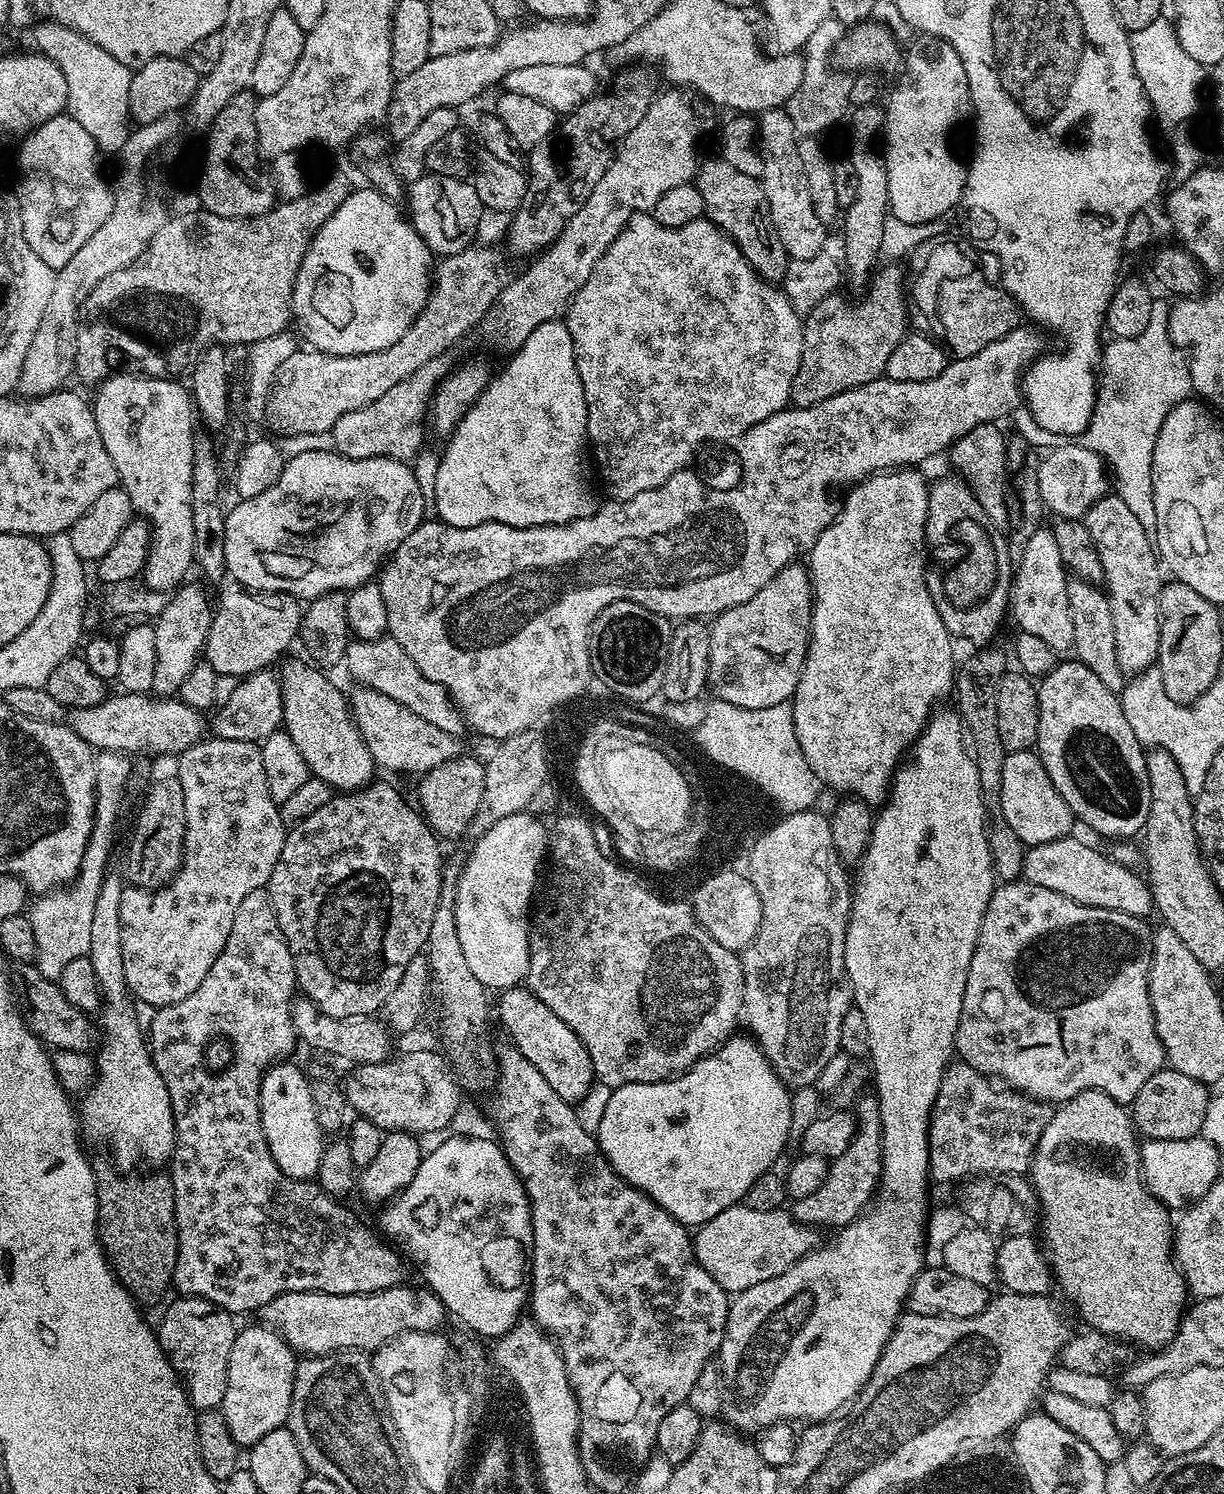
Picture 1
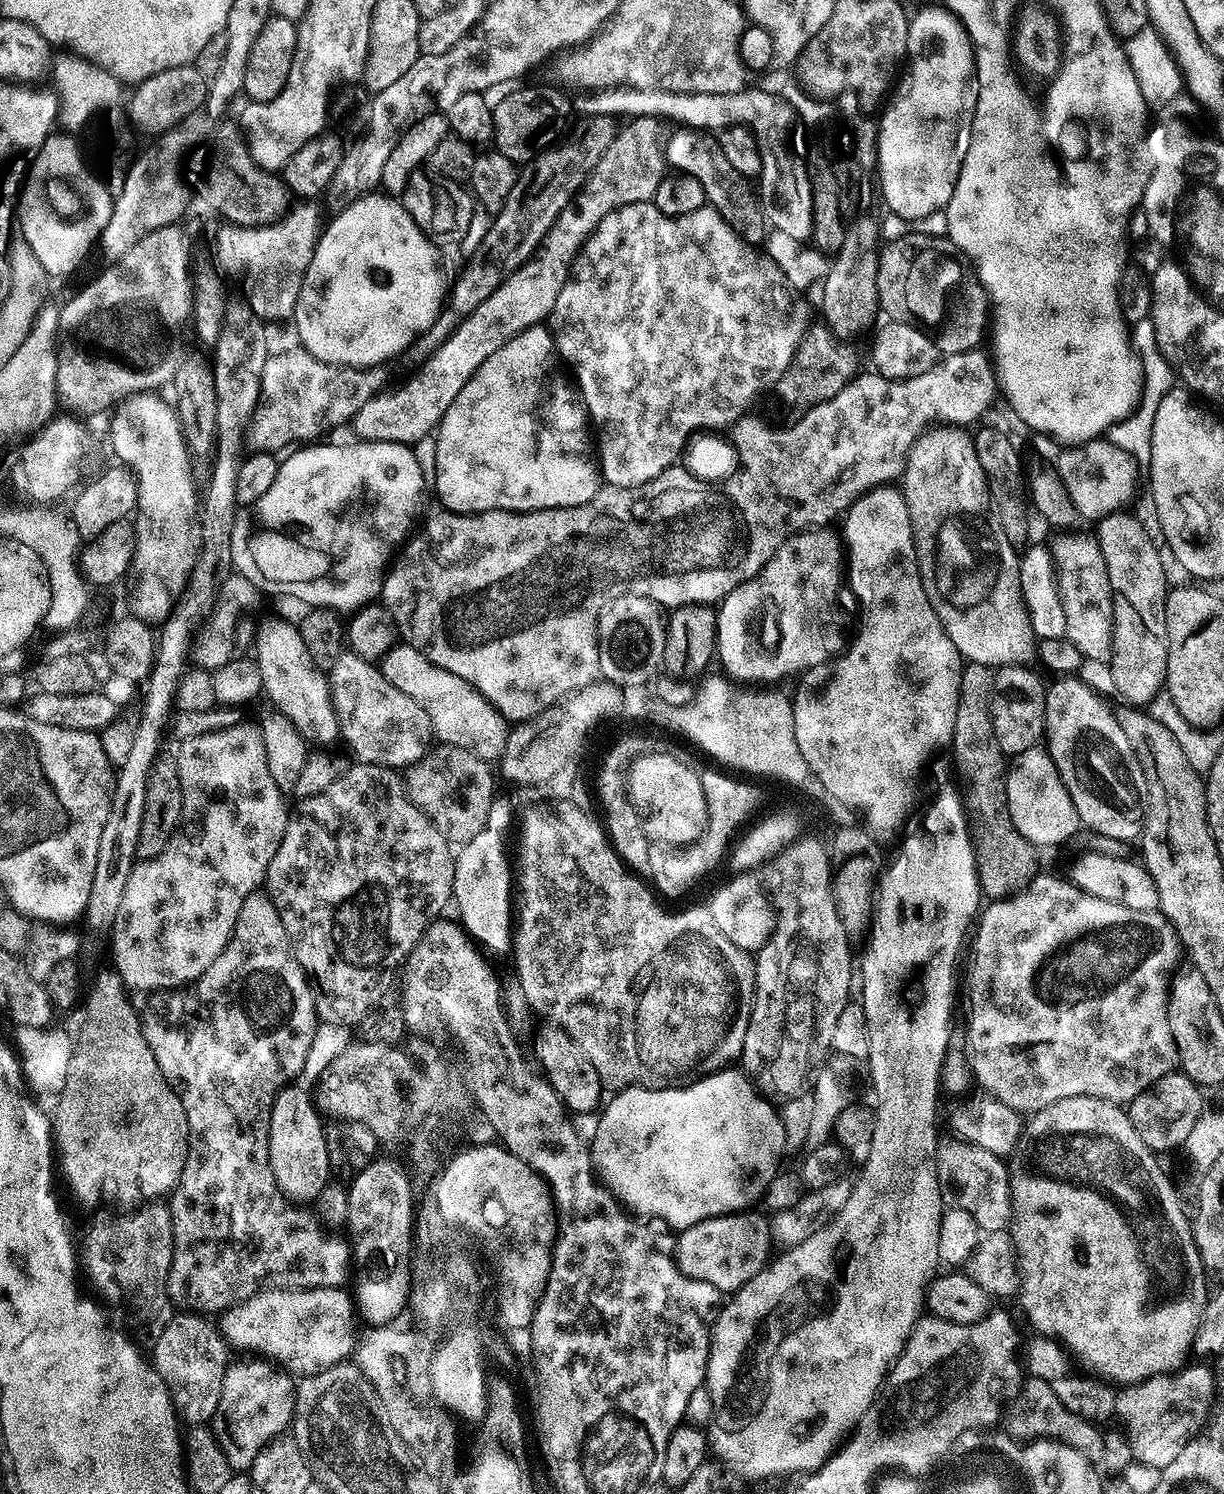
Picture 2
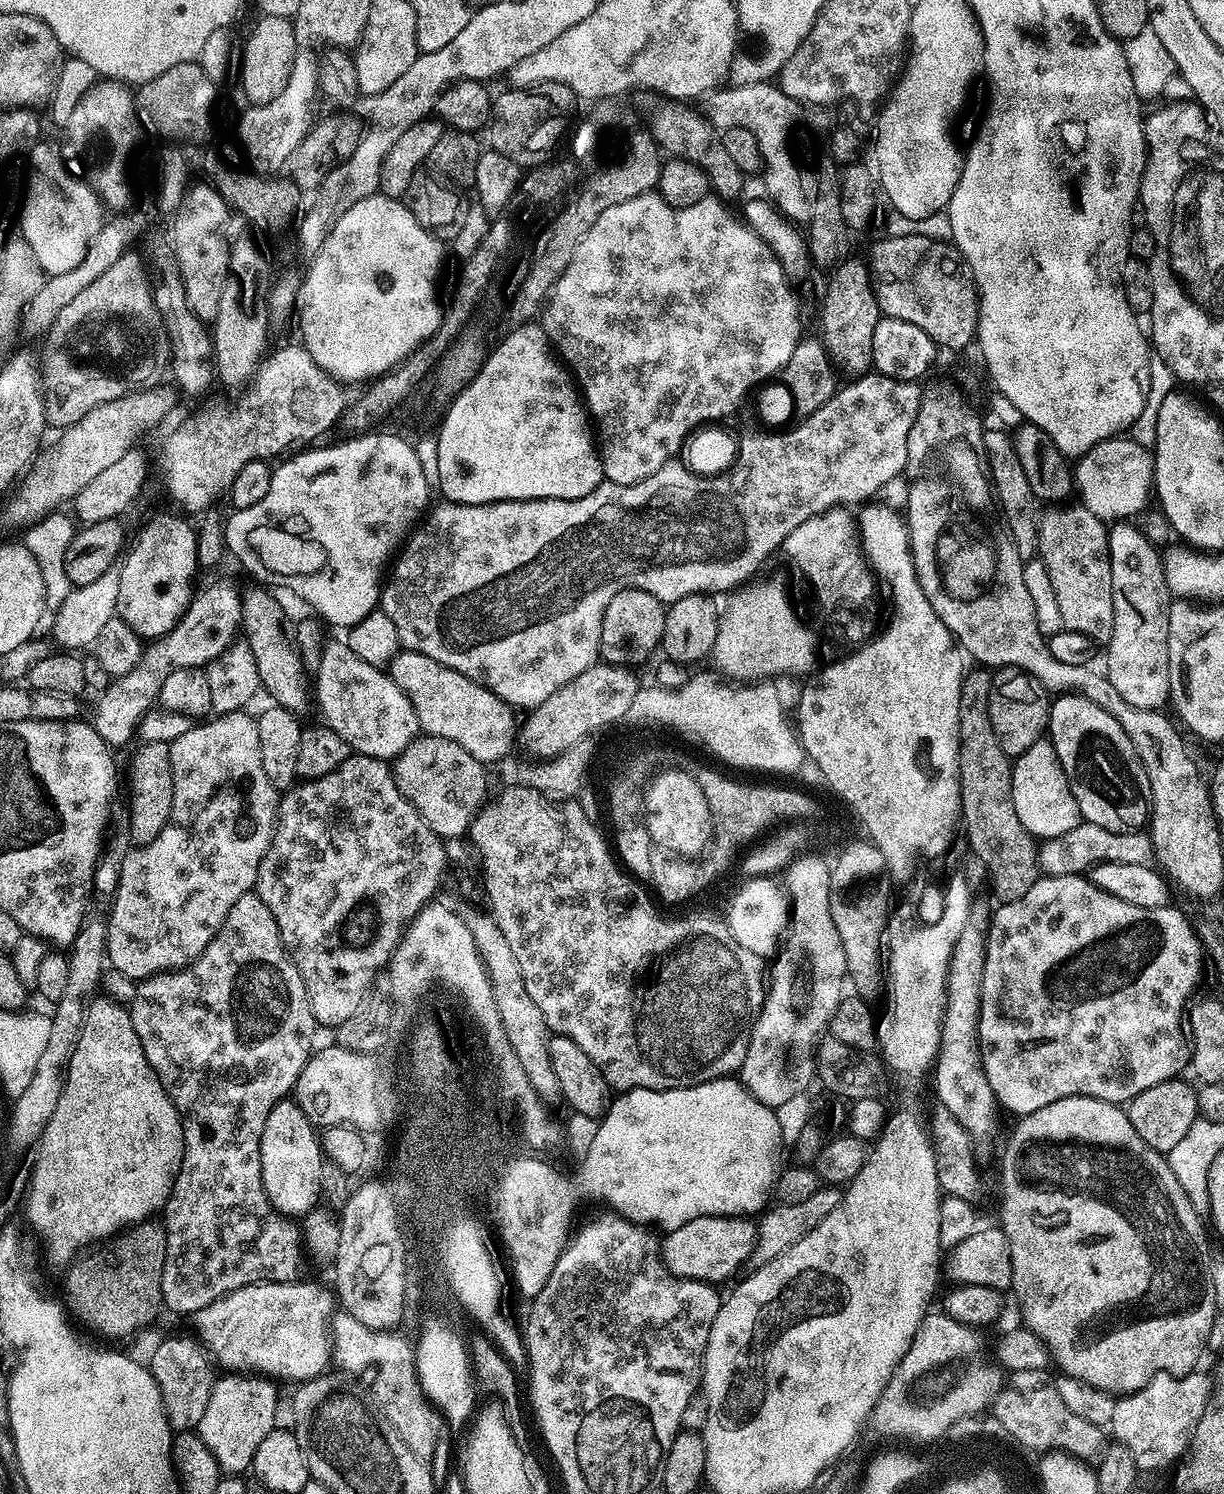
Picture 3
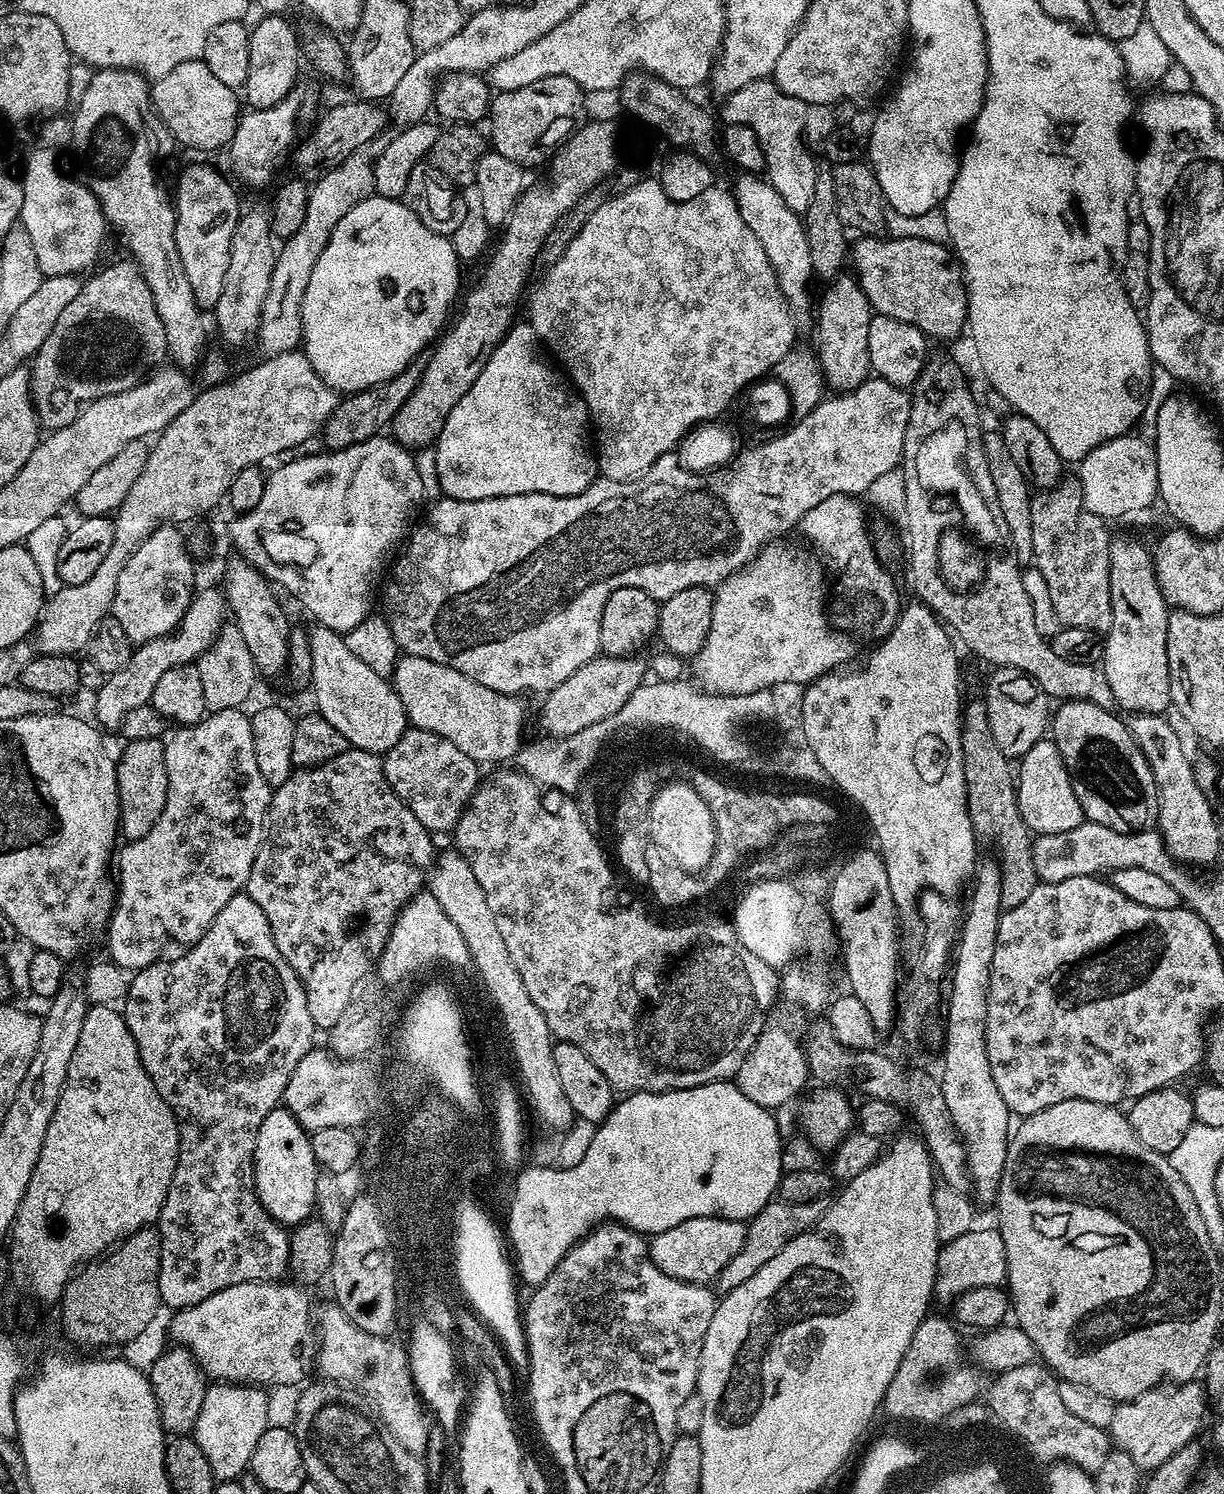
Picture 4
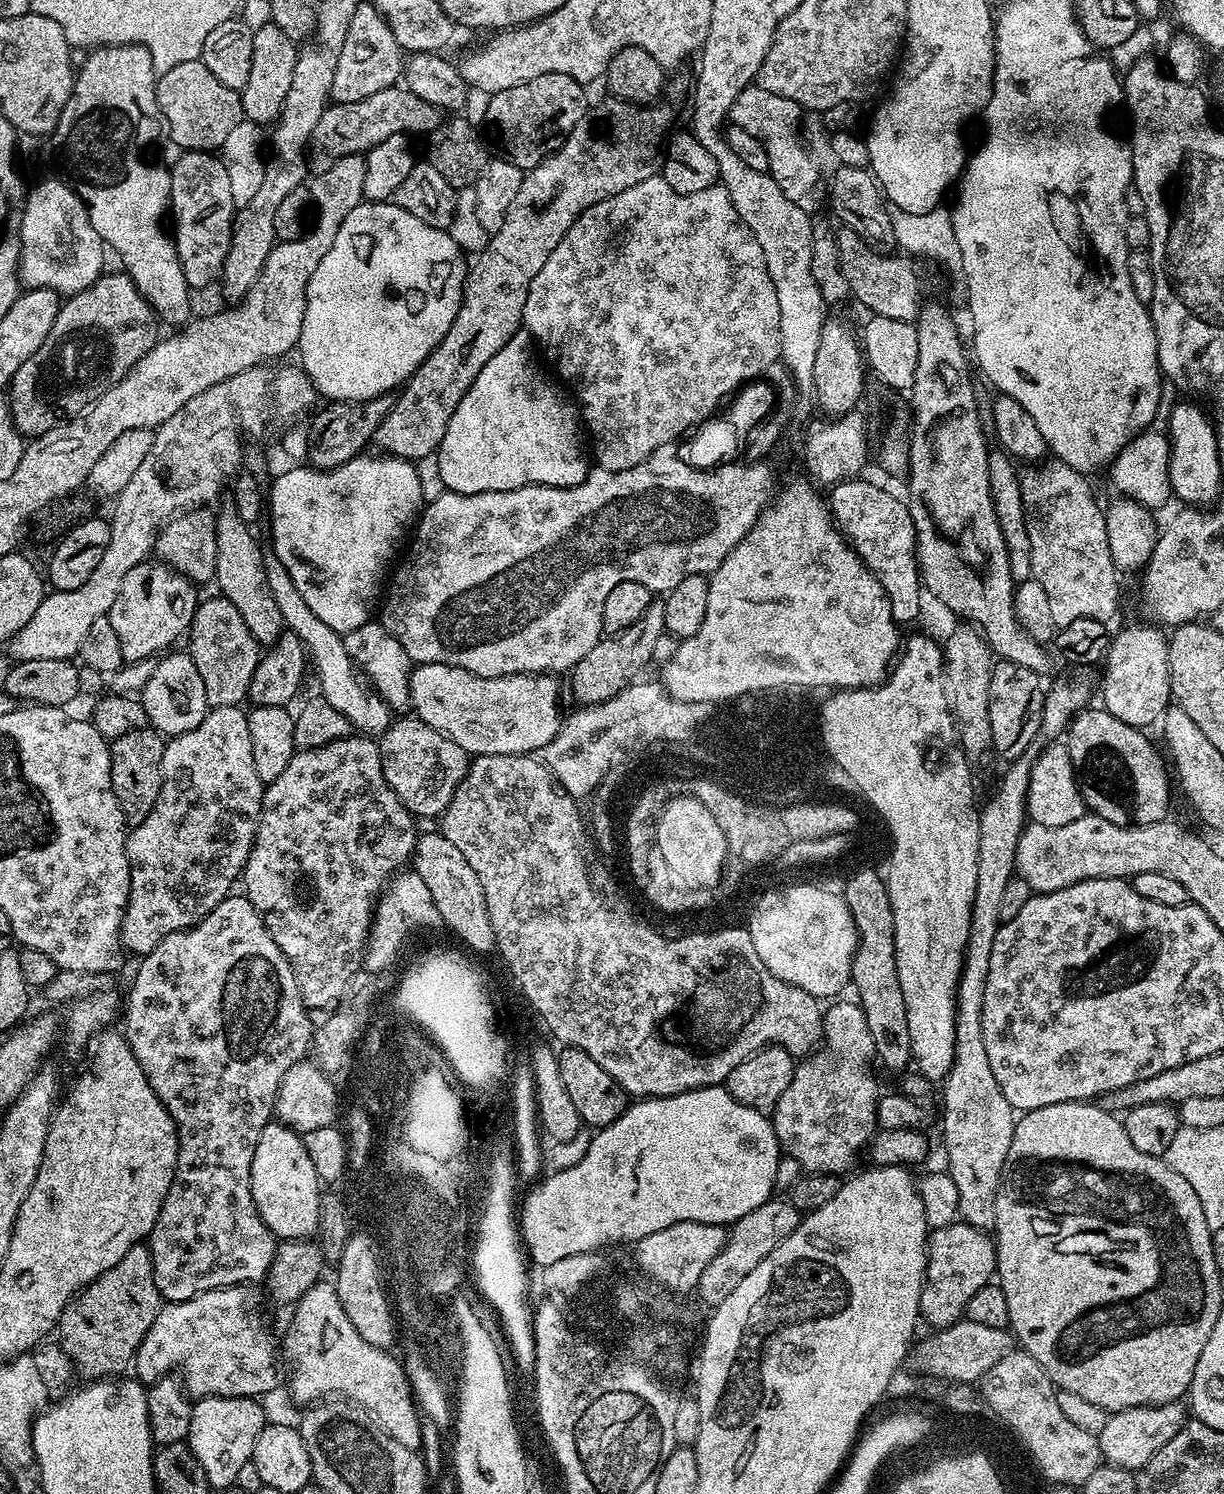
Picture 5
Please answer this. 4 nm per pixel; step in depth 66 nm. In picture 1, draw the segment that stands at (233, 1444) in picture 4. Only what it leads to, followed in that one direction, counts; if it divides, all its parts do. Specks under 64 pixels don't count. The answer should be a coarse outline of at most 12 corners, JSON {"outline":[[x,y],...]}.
{"outline":[[241,1327],[219,1411],[230,1438],[285,1427],[297,1353],[274,1328]]}

